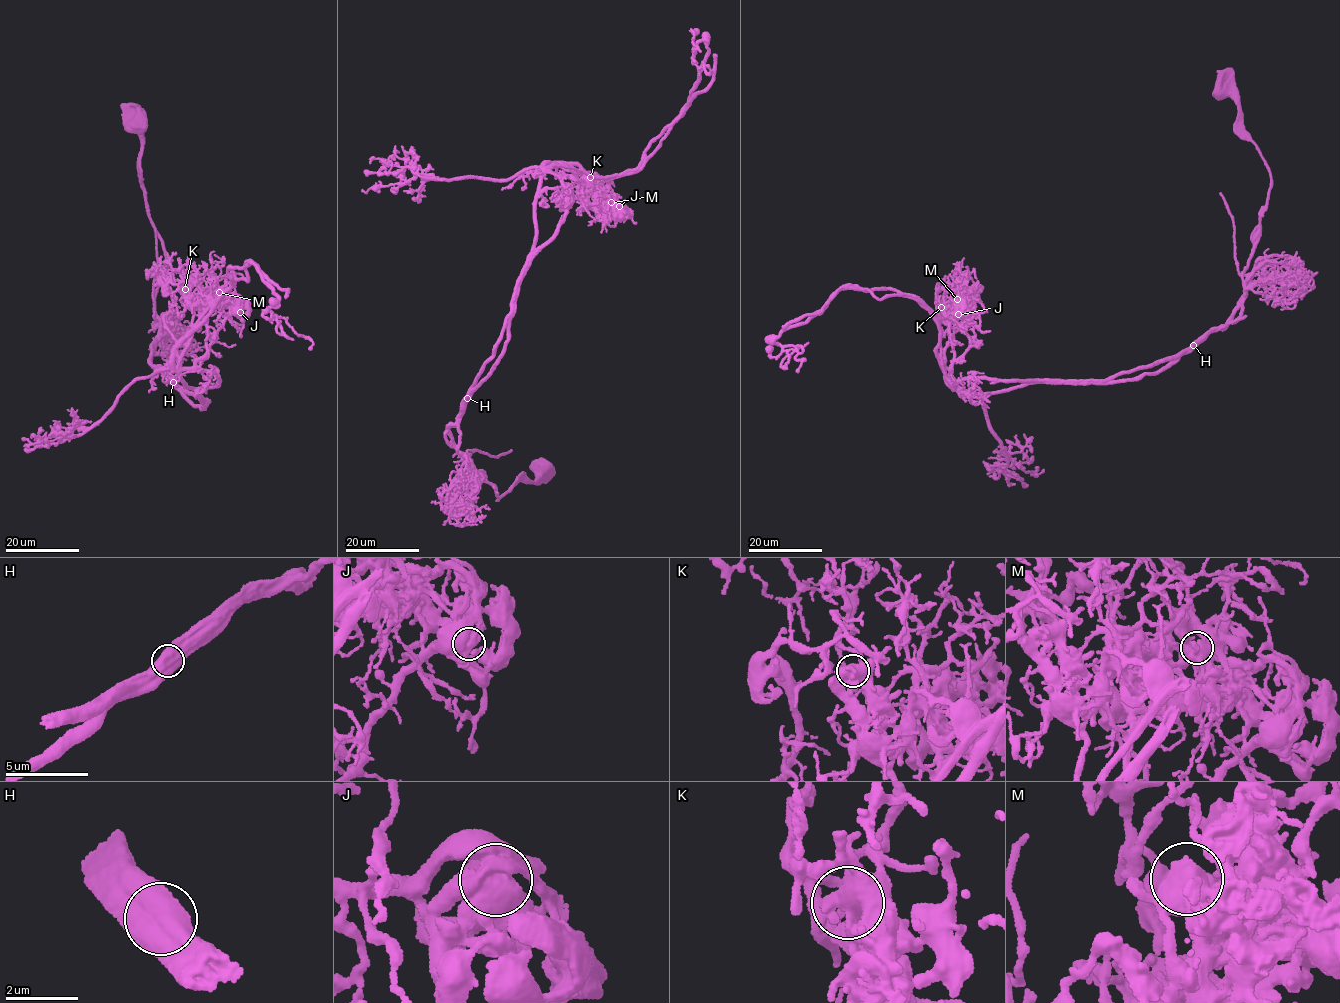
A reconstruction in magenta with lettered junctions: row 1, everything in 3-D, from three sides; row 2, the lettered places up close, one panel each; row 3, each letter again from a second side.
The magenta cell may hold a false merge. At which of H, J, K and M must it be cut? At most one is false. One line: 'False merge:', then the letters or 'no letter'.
False merge: H

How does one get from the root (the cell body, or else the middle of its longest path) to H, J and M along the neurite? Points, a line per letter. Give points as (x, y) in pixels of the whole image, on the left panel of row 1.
H: (136, 127), (142, 131), (141, 182), (166, 261), (154, 304), (159, 332), (149, 360), (159, 365), (173, 381)
J: (136, 127), (166, 261), (149, 360), (200, 407), (198, 393), (218, 381), (198, 368), (201, 358), (240, 312)
M: (136, 127), (166, 261), (149, 360), (200, 407), (198, 393), (218, 384), (198, 368), (204, 310), (219, 292)

